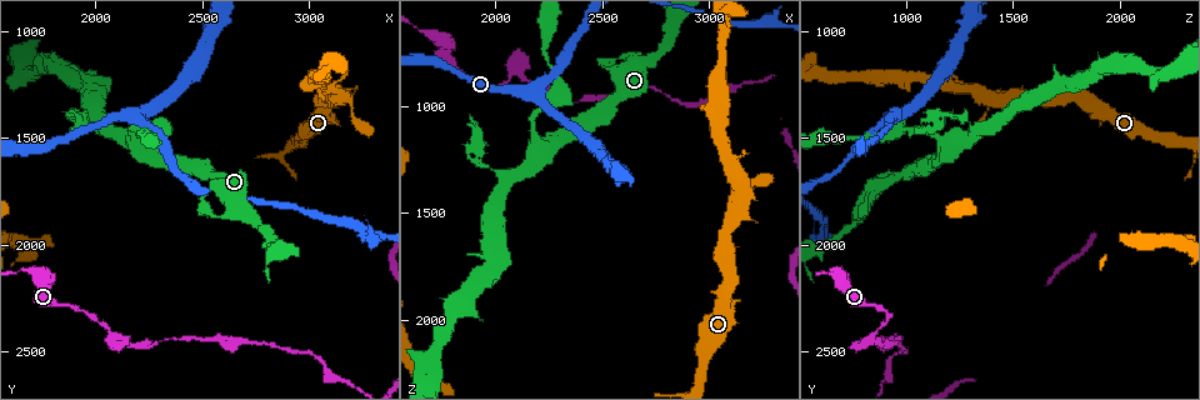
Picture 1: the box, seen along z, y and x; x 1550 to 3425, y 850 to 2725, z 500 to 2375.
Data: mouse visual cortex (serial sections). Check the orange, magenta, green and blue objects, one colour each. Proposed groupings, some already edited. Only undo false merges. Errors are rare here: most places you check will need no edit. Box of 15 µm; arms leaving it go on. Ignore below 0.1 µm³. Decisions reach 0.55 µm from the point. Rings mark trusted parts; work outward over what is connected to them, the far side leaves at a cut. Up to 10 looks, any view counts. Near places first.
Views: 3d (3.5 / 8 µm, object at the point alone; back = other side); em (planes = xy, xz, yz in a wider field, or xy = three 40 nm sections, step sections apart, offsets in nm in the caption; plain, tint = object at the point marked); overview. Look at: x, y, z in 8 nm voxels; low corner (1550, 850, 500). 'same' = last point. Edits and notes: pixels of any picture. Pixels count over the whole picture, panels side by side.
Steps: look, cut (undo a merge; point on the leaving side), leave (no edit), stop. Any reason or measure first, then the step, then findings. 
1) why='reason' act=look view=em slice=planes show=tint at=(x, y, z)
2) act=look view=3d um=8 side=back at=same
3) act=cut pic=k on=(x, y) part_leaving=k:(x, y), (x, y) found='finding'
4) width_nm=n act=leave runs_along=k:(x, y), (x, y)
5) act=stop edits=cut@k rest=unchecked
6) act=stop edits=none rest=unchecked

act=look view=3d um=8 at=(2200, 1530, 1190)

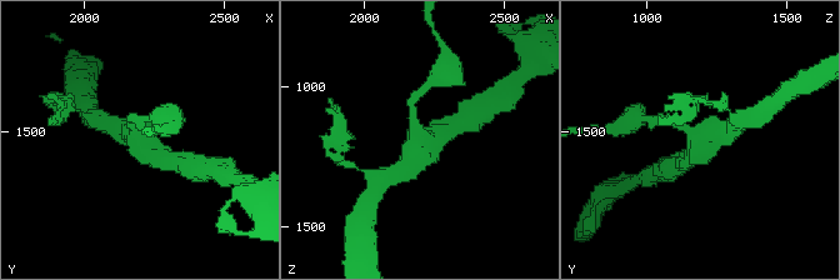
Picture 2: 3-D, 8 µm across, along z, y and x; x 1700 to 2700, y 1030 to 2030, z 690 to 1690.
why='zoom in' act=look view=3d um=3.5 at=(2190, 1520, 1180)

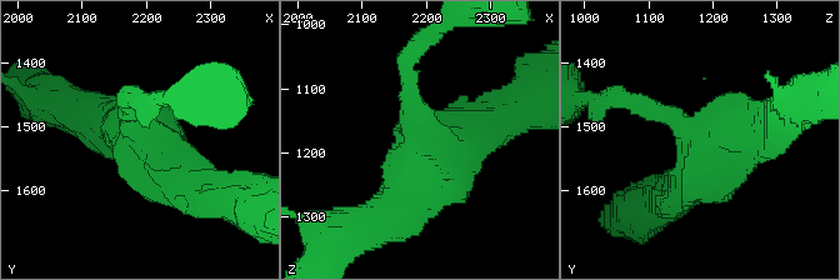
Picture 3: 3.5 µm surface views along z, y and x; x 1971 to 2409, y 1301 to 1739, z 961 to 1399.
act=leave runs_along=3:(504, 119), (441, 160), (388, 215) found='continuous, no second cell'

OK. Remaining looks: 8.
why='a narrow waist' act=look view=3d um=3.5 at=(1930, 1420, 1230)

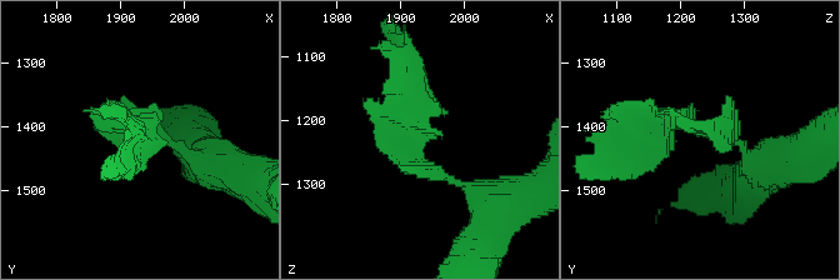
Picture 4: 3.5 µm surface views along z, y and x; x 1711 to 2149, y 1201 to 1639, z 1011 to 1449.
act=look view=em slice=xy step=3 show=tint at=(1930, 1410, 1235)

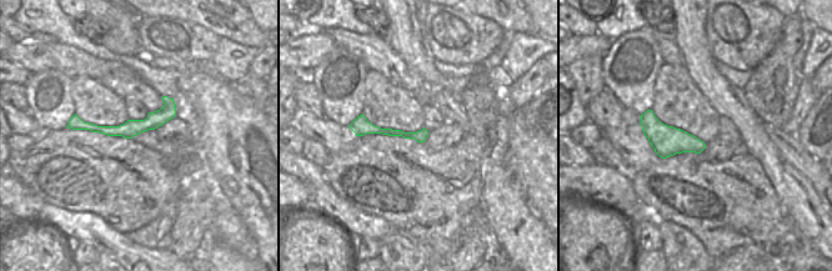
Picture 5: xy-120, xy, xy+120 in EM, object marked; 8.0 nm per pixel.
act=leave runs_along=4:(470, 189), (416, 164), (420, 84) found='one cell here'

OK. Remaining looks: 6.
why='abrupt turn' act=look view=3d um=3.5 at=(2090, 2430, 840)

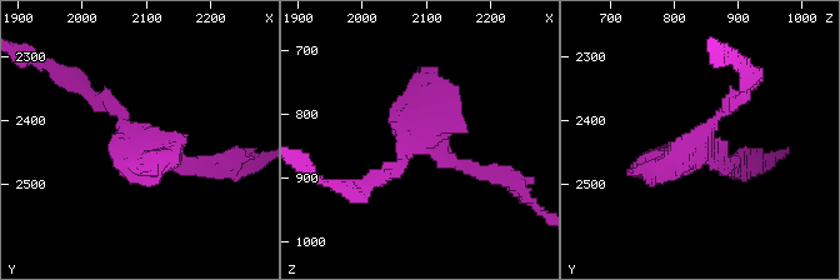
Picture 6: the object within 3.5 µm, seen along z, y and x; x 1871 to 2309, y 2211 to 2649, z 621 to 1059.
why='shape alone is not enough' act=look view=em slice=xy step=1 show=tint at=(2090, 2435, 840)

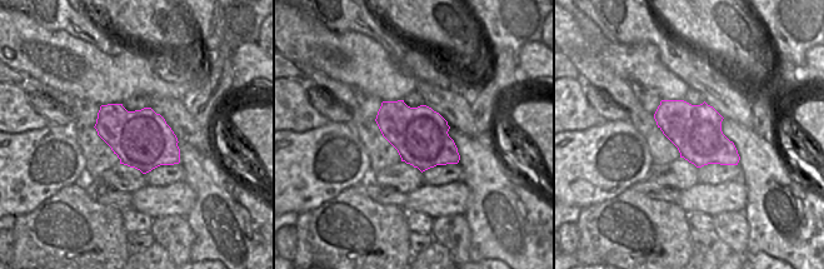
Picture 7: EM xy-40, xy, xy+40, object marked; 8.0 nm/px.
why='cut it another way' act=look view=em slice=planes show=tint at=same

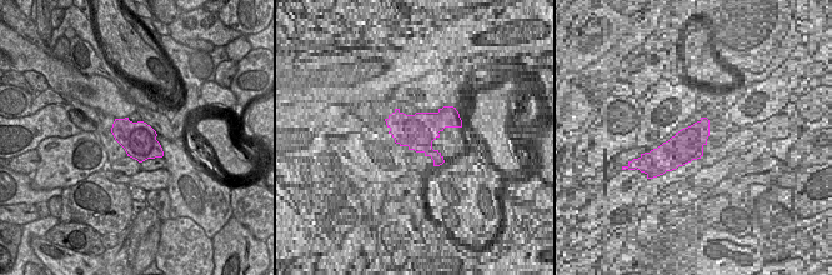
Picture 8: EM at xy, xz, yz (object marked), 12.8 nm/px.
act=leave runs_along=6:(91, 98), (149, 151), (210, 163) found='one cell here'

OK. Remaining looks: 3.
why='arms part here' act=look view=em slice=xy step=3 show=tint at=(2690, 1850, 790)

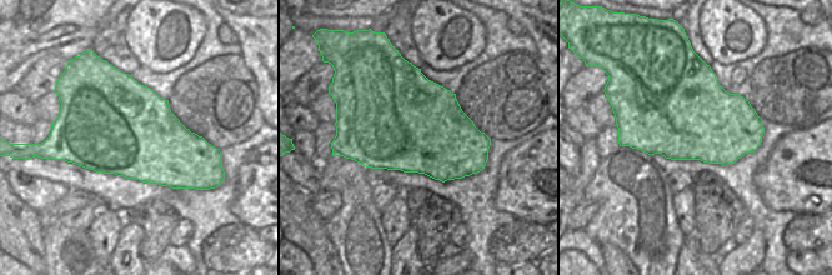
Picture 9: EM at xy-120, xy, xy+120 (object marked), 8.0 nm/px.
act=look view=3d um=3.5 at=same

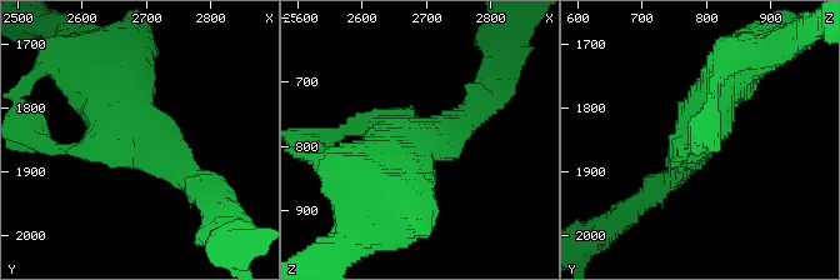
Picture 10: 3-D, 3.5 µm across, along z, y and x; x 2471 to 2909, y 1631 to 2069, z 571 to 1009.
act=leave runs_along=10:(755, 46), (714, 96), (679, 174) found='all the same cell'

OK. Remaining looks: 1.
act=stop edits=none rest=unchecked

